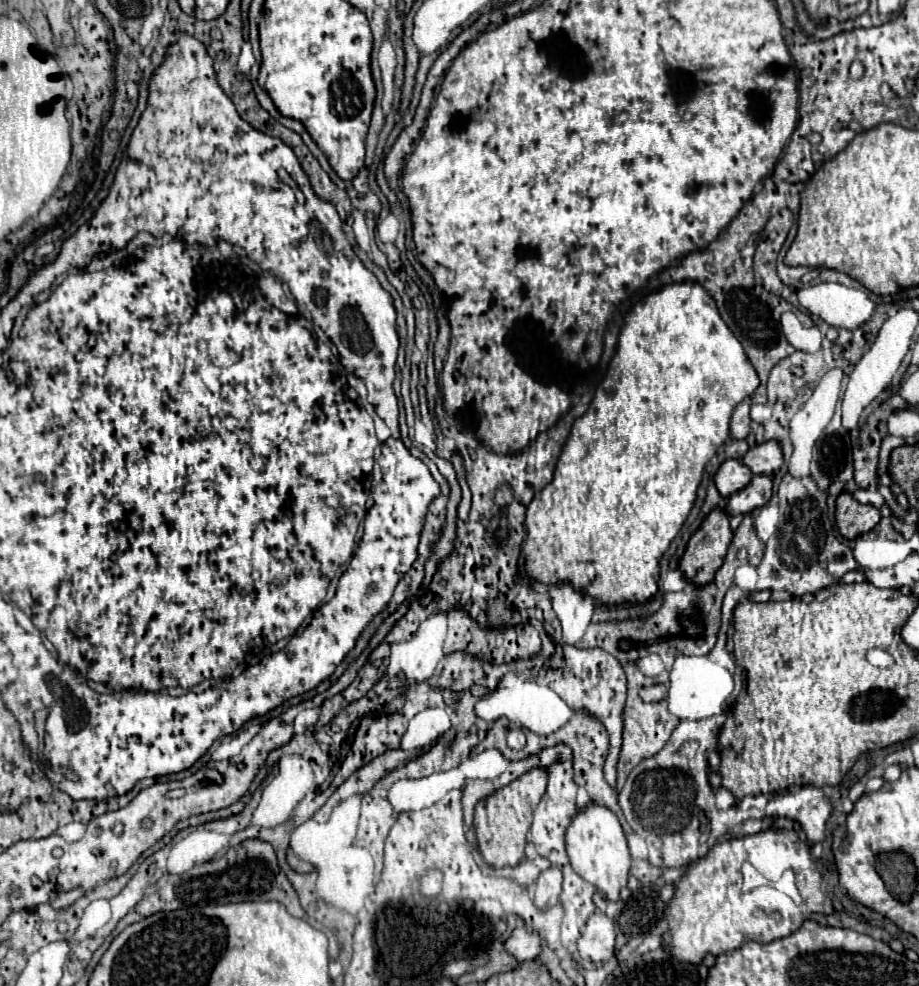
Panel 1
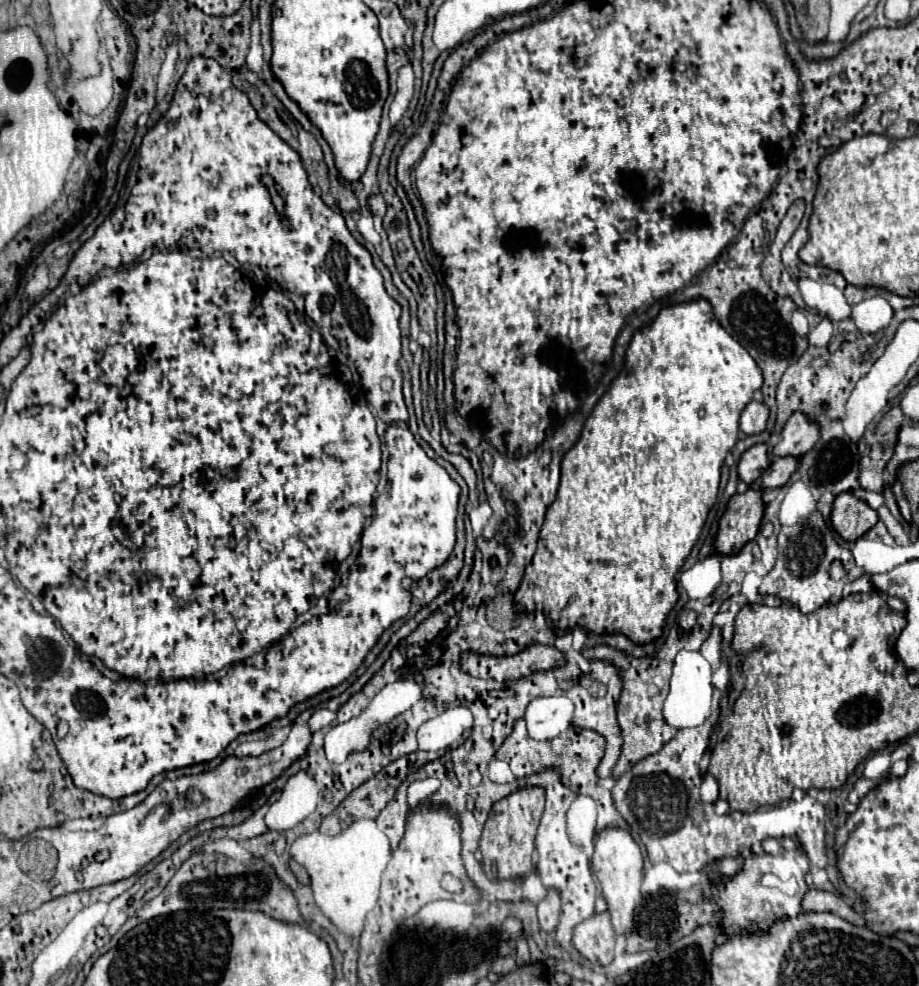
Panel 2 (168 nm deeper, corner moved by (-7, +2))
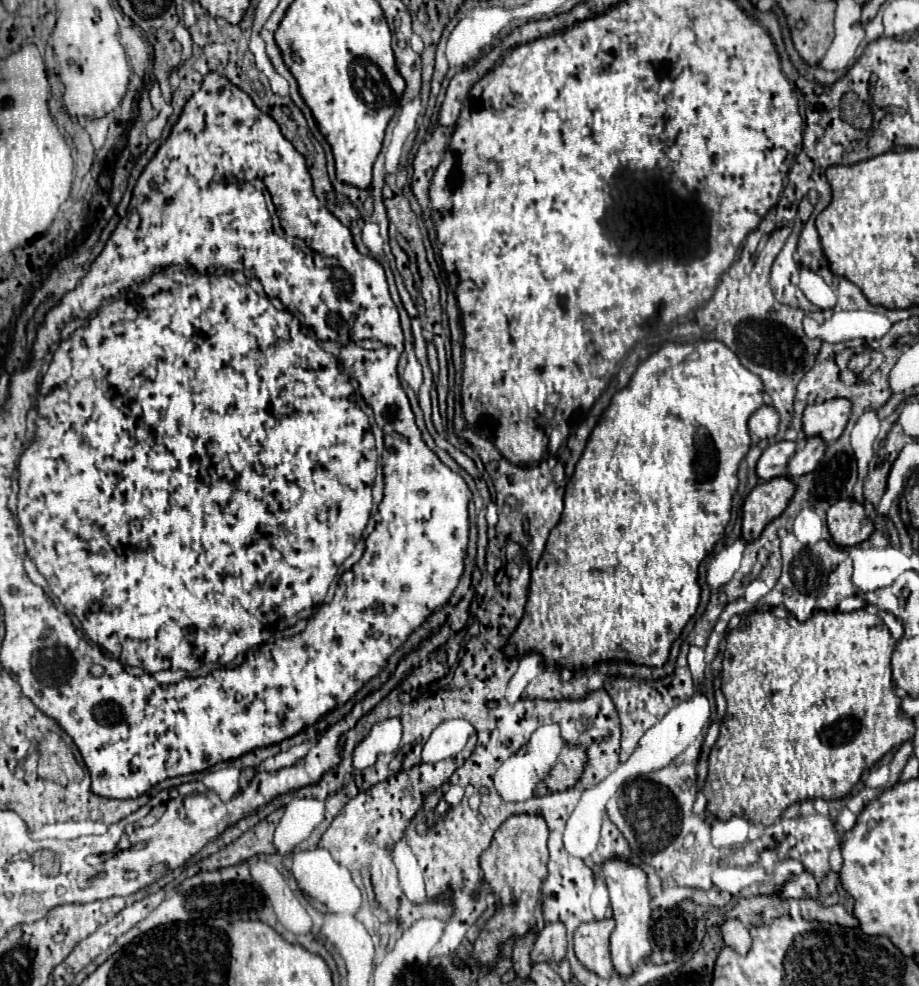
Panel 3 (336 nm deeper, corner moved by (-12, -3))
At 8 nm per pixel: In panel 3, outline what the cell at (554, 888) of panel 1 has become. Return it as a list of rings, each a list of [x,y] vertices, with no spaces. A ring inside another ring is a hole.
[[[548,922],[536,938],[530,952],[532,962],[560,962],[566,956],[566,928],[560,922]]]

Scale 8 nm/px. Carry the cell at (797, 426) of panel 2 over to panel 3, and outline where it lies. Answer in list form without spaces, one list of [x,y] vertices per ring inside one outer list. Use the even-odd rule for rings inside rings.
[[[834,398],[824,404],[814,404],[804,410],[802,432],[806,438],[820,436],[824,442],[838,440],[850,418],[850,402],[844,398]]]

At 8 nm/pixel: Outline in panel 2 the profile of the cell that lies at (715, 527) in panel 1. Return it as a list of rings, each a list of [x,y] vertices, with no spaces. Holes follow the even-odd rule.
[[[747,489],[745,493],[733,495],[719,521],[715,549],[723,551],[723,555],[739,553],[739,549],[757,535],[763,509],[765,503],[761,489]]]

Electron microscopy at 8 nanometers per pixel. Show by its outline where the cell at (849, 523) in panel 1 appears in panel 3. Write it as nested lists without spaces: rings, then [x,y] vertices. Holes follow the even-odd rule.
[[[838,500],[828,510],[828,530],[842,548],[862,544],[874,532],[874,520],[866,508],[854,500]]]

